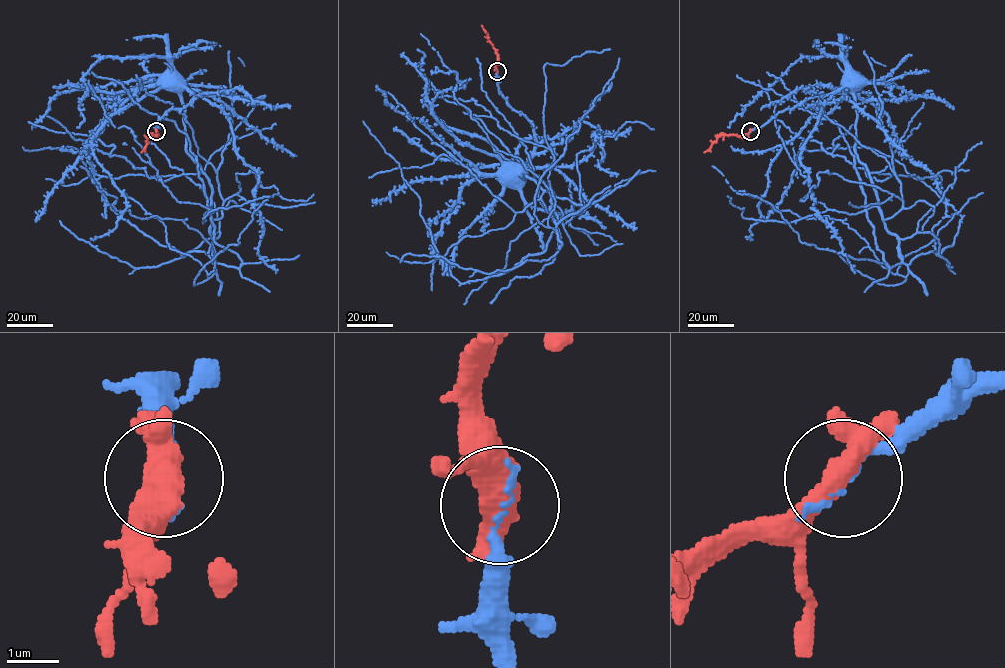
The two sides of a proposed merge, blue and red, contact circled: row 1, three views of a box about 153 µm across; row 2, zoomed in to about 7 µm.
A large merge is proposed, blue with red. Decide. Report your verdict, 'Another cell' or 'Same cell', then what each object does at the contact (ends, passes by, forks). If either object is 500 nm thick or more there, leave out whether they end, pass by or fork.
Same cell. At the ring blue ends. At the ring red forks

